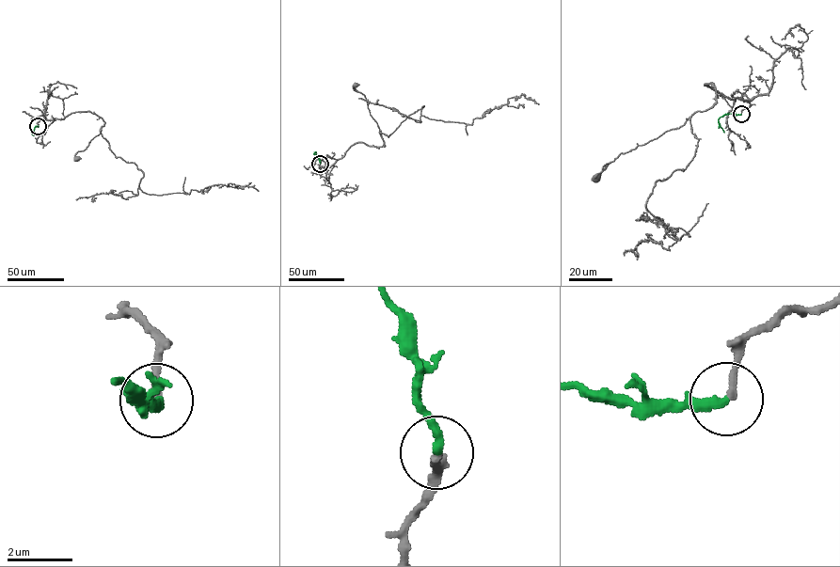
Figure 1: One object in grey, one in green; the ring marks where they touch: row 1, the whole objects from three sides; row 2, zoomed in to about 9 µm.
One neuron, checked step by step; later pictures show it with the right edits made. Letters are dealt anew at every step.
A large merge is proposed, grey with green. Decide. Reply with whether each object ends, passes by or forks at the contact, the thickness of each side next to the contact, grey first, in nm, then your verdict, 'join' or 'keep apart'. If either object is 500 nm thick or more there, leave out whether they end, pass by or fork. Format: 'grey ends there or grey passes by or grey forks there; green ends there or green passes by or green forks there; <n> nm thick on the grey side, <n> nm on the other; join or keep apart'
grey ends there; green ends there; 240 nm thick on the grey side, 280 nm on the other; join

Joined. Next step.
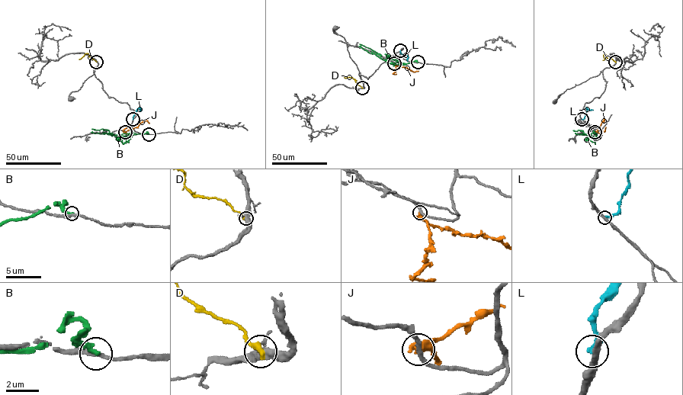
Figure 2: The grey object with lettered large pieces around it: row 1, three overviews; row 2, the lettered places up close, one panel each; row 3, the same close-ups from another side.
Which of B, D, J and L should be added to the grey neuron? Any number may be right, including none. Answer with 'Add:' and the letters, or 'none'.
Add: none

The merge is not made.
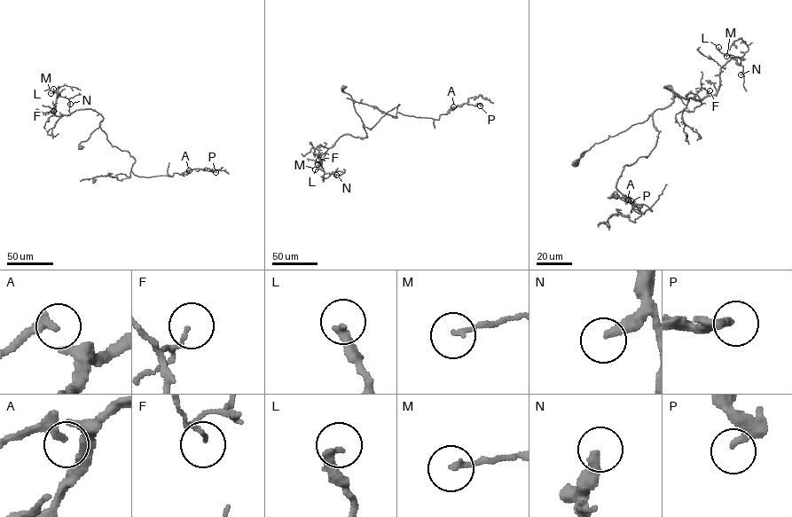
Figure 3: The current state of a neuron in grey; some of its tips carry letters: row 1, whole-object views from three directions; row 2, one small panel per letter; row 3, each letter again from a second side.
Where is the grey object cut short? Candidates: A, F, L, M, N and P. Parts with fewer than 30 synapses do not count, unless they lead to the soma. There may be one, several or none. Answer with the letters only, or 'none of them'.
none of them

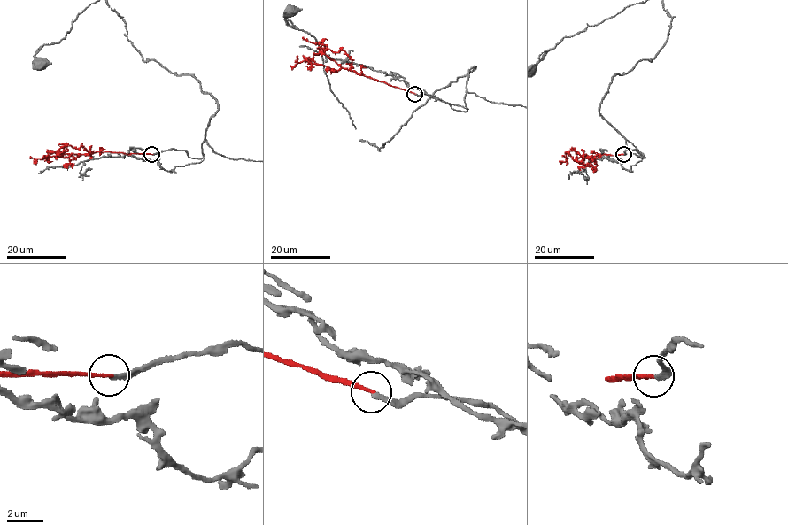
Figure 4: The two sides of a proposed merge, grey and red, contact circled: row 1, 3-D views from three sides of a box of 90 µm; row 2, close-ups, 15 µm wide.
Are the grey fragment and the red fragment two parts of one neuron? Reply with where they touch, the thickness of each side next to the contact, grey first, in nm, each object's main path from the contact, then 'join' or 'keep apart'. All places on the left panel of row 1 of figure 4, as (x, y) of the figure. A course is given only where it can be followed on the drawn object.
place (151, 154); calibres 280 and 180 nm; course grey (152, 154), (201, 158), (218, 104), (191, 74), (144, 61); course red (152, 154), (89, 152), (91, 154), (83, 147), (65, 145), (55, 155), (42, 158); join

